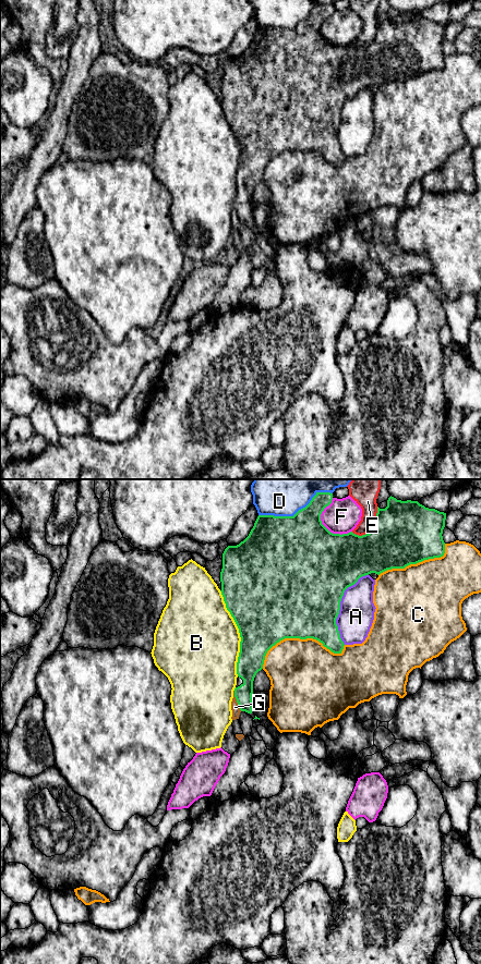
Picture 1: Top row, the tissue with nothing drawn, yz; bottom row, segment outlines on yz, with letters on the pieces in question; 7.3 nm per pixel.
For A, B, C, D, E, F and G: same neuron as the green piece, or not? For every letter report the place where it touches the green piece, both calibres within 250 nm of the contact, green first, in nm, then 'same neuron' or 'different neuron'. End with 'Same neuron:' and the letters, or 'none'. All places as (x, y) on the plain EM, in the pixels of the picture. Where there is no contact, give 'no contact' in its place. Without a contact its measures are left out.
A: meets green in yz at (339, 118); 500 nm thick on the green side, 260 nm on the other; different neuron
B: meets green in yz at (239, 144); 480 nm thick on the green side, 500 nm on the other; different neuron
C: meets green in yz at (299, 149); 500 nm thick on the green side, 480 nm on the other; different neuron
D: meets green in yz at (297, 24); 460 nm thick on the green side, 200 nm on the other; different neuron
E: meets green in yz at (374, 39); 460 nm thick on the green side, 150 nm on the other; different neuron
F: meets green in yz at (321, 35); 500 nm thick on the green side, 260 nm on the other; different neuron
G: meets green in yz at (237, 212); 160 nm thick on the green side, 60 nm on the other; same neuron
Same neuron: G

